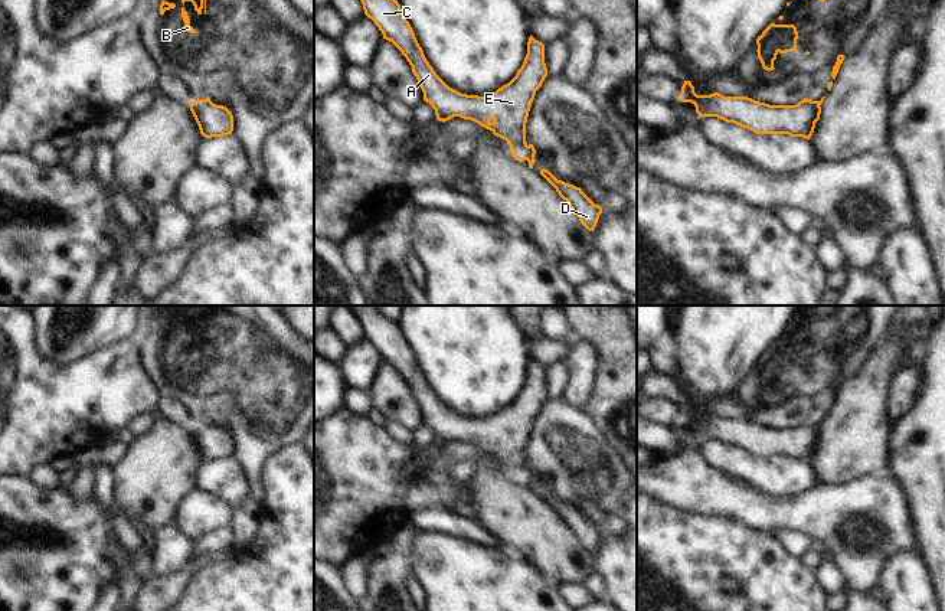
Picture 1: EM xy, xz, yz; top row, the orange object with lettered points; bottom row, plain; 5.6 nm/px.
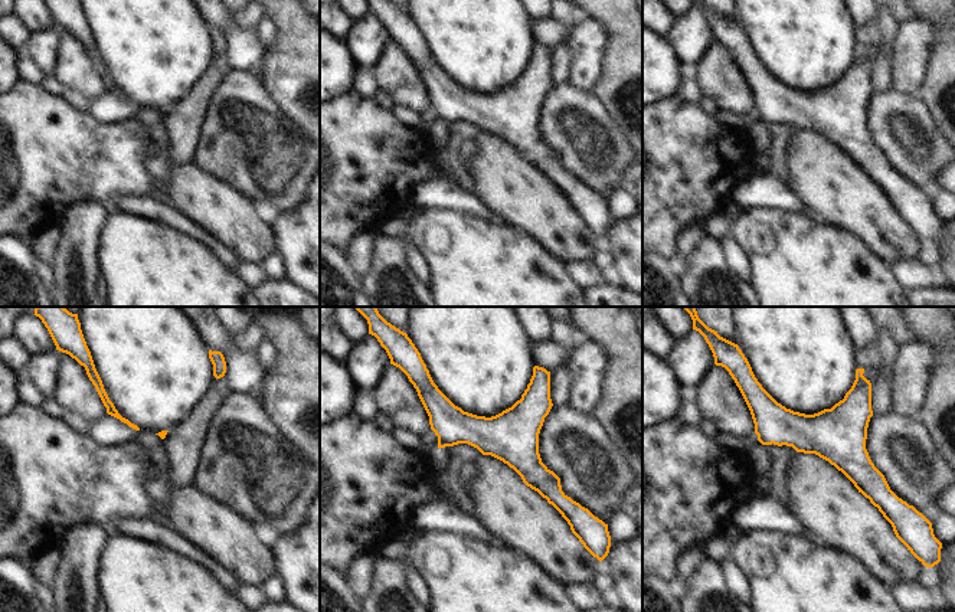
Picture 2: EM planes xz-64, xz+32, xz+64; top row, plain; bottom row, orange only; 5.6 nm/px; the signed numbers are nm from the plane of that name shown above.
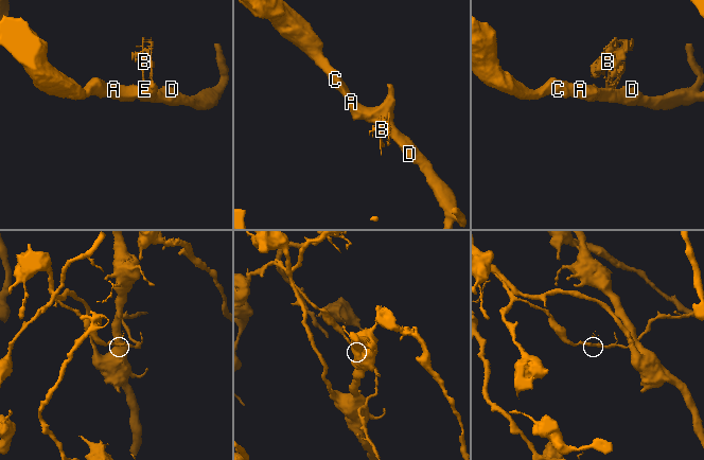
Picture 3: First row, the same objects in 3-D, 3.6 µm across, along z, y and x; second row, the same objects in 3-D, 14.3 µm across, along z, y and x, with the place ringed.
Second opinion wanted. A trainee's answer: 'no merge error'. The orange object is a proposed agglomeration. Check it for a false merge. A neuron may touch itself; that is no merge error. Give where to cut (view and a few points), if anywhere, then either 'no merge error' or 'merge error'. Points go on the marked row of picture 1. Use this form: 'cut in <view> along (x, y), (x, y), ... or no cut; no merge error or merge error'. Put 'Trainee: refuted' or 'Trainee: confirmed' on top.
Trainee: refuted
cut in xz along (527, 146), (522, 150), (522, 159); merge error

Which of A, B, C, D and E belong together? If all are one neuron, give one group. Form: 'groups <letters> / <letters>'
groups A C D E / B

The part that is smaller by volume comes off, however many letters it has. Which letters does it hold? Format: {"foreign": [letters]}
{"foreign": ["B"]}

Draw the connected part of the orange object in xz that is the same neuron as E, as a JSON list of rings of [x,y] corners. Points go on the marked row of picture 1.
[[[398,0],[360,1],[364,14],[375,22],[383,39],[392,42],[412,66],[424,92],[424,101],[432,105],[438,121],[445,122],[454,117],[471,120],[506,140],[514,160],[523,161],[521,150],[527,148],[526,122],[530,105],[547,76],[542,42],[530,35],[524,62],[509,84],[485,97],[467,95],[449,88],[436,75]]]

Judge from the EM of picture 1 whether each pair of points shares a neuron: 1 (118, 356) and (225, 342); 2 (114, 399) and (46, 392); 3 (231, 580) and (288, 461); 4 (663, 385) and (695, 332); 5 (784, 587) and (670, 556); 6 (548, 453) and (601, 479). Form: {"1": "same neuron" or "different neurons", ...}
{"1": "different neurons", "2": "same neuron", "3": "same neuron", "4": "different neurons", "5": "same neuron", "6": "same neuron"}

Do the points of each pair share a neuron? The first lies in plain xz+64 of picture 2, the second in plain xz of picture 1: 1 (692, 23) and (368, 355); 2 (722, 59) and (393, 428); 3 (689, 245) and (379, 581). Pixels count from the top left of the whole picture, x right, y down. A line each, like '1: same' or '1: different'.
1: same
2: different
3: different

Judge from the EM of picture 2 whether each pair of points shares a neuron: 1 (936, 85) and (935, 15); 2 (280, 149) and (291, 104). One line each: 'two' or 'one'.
1: one
2: two

